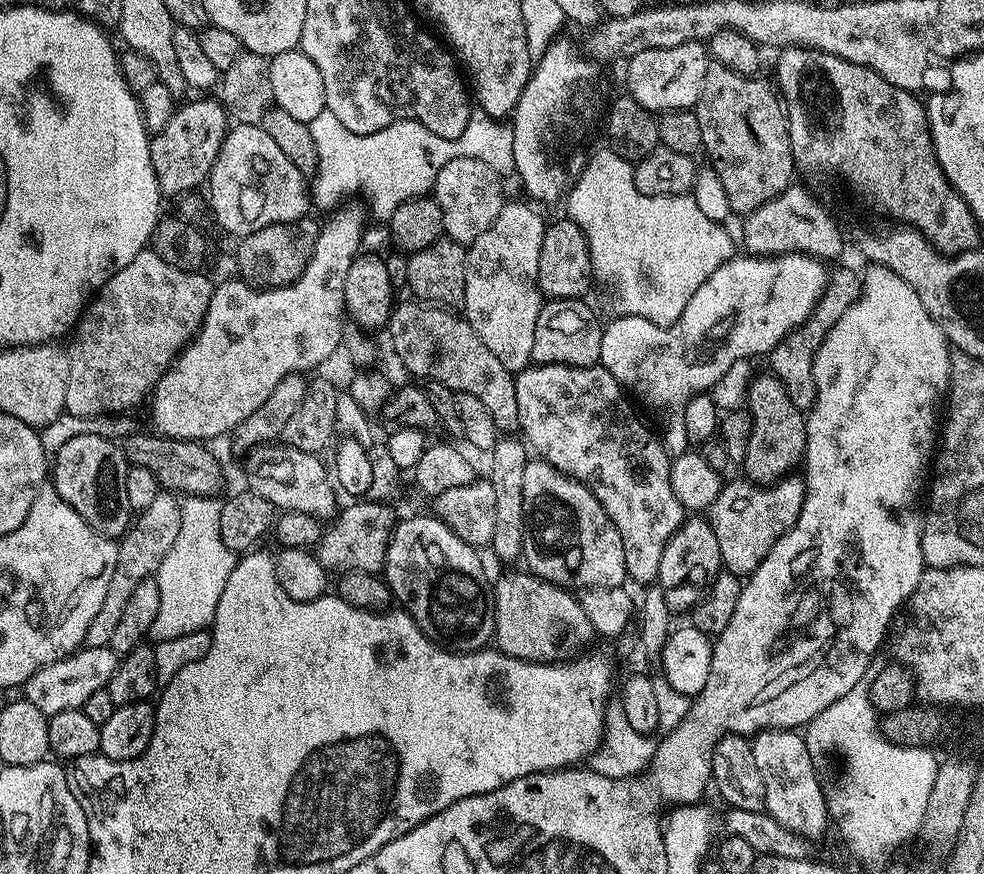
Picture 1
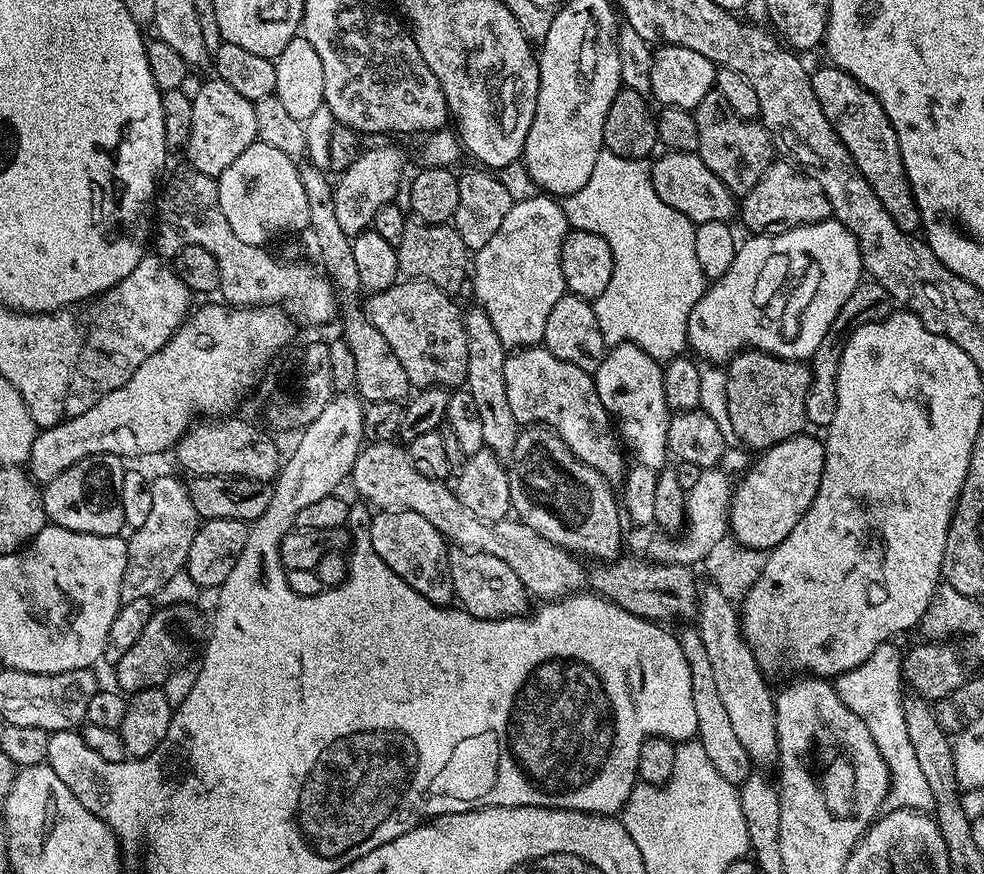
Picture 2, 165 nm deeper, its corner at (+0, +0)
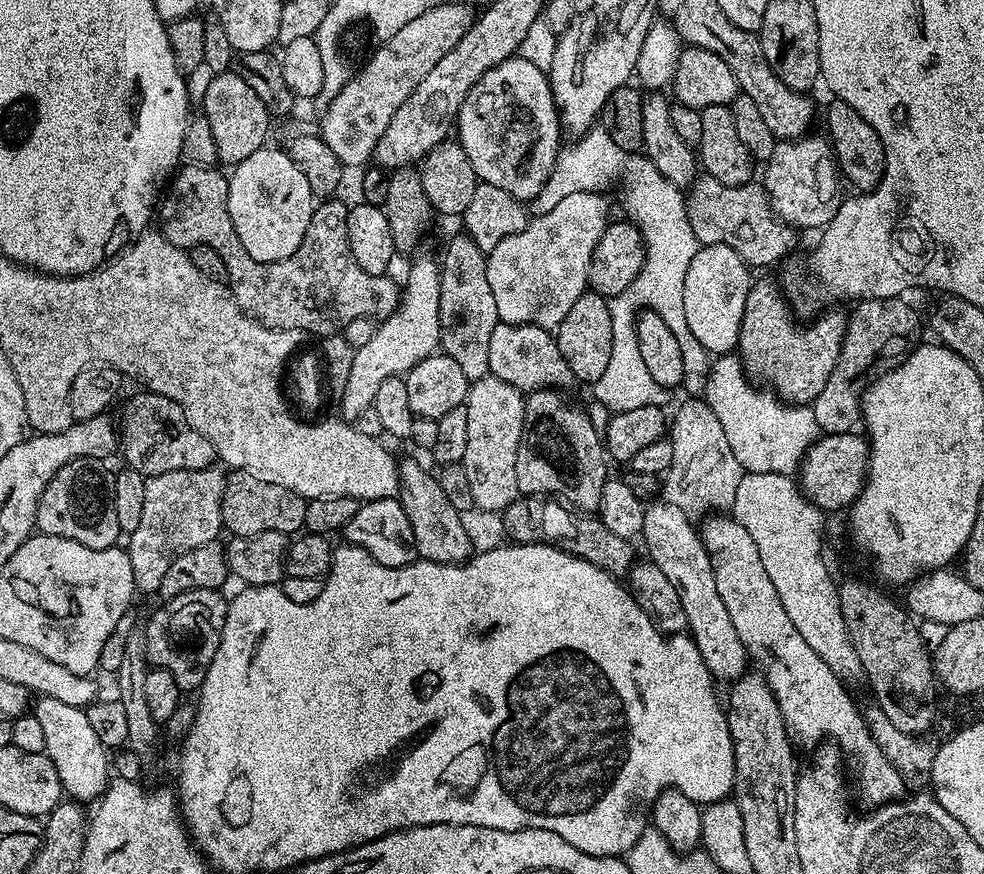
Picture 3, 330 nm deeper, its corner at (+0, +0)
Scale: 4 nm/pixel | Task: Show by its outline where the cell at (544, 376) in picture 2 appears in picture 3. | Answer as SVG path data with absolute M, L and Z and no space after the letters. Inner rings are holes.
M499 323L494 326L494 334L490 334L488 371L525 394L540 388L568 390L574 384L572 371L566 366L566 358L562 358L562 350L558 350L555 335L533 324Z

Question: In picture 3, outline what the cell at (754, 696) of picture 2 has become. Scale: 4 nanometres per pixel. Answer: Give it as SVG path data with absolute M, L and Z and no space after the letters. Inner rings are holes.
M652 502L644 509L644 530L642 541L648 547L647 559L670 578L674 590L678 590L678 598L682 598L682 610L686 610L688 619L687 631L692 632L691 639L694 641L695 651L699 652L703 667L707 668L709 677L717 681L725 680L731 682L744 675L750 668L750 657L746 646L742 646L742 638L738 638L738 630L734 630L734 622L726 611L726 605L718 594L718 585L714 583L714 570L710 566L710 558L706 554L704 543L700 540L700 533L697 525L674 504L665 502Z

